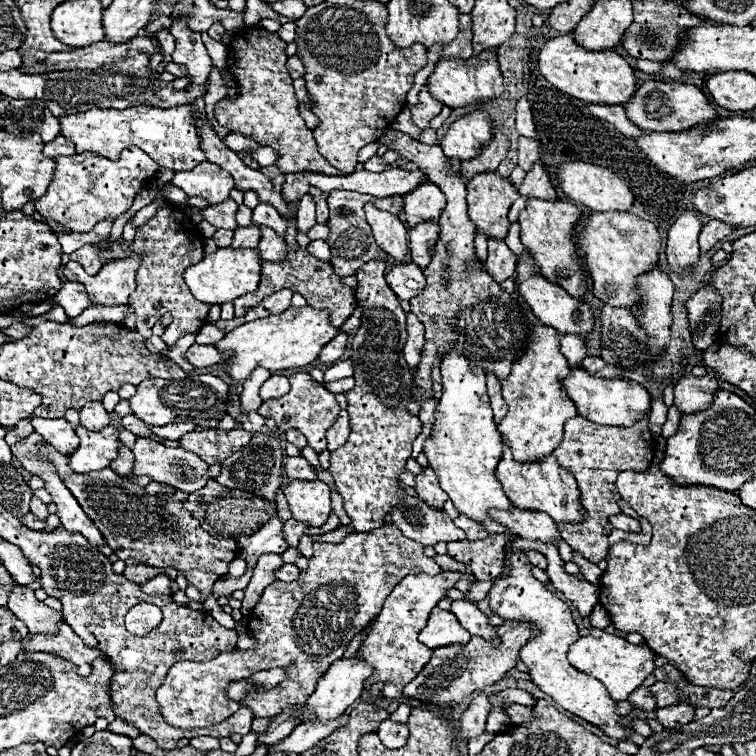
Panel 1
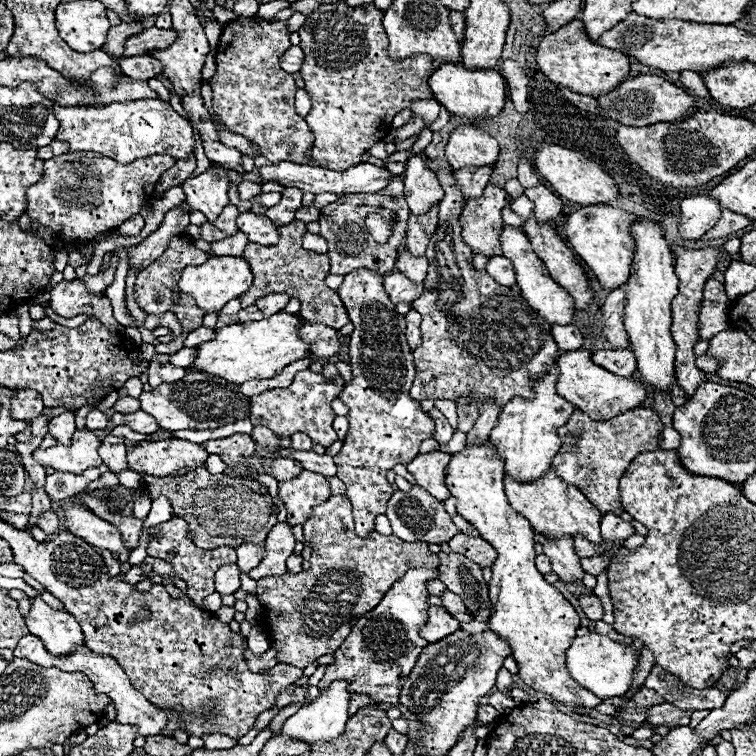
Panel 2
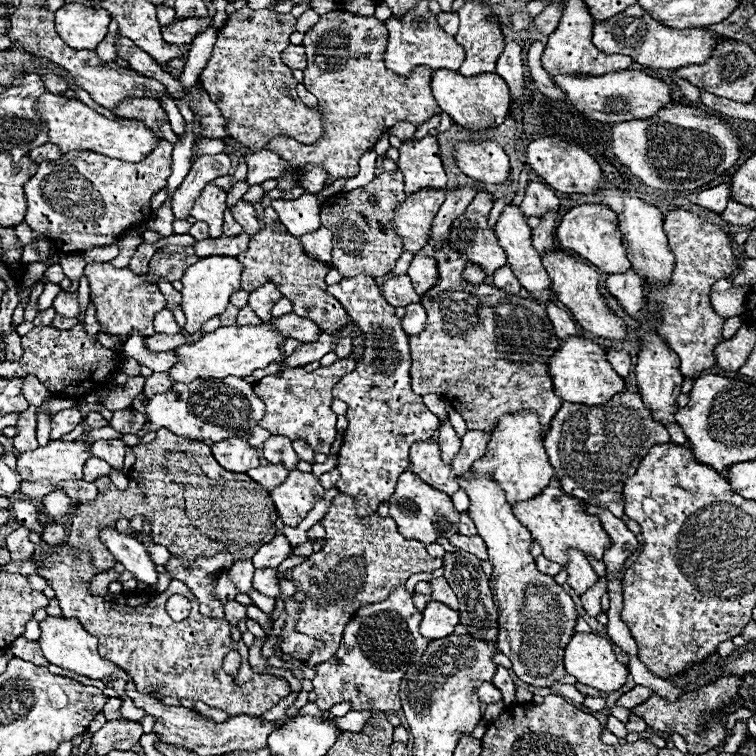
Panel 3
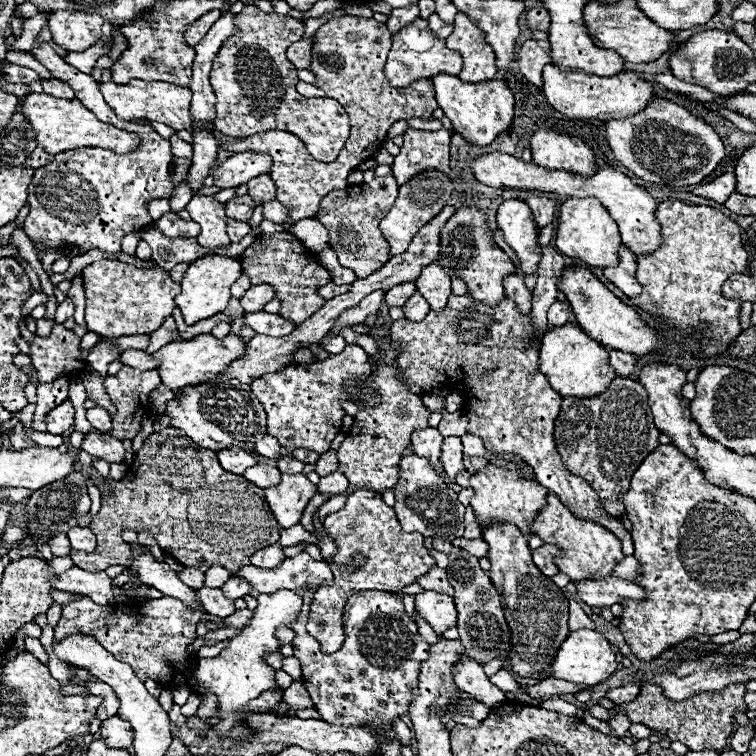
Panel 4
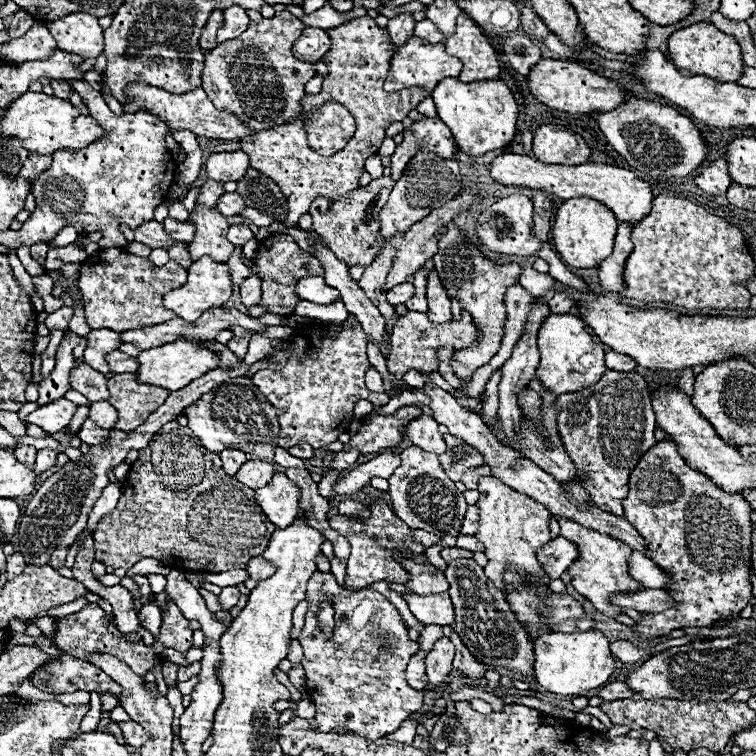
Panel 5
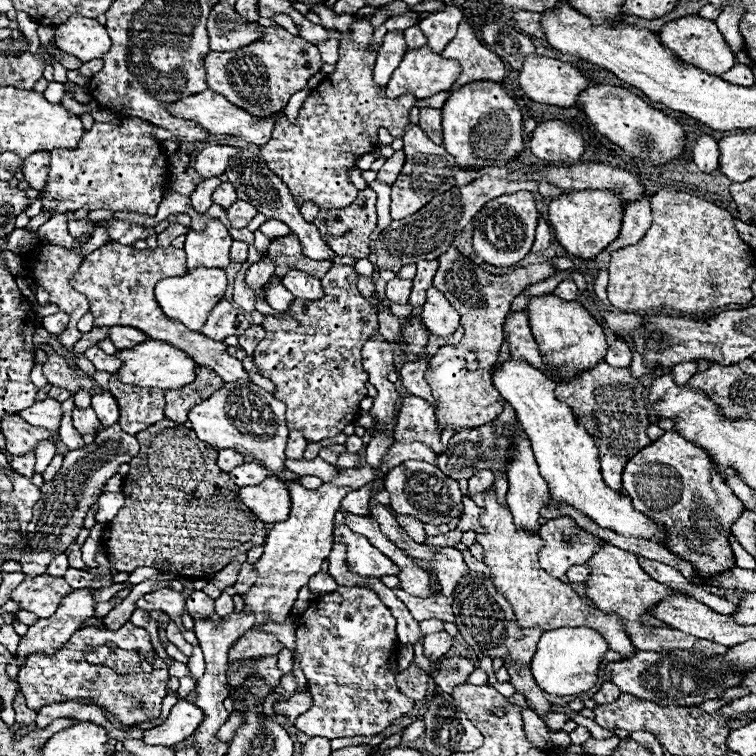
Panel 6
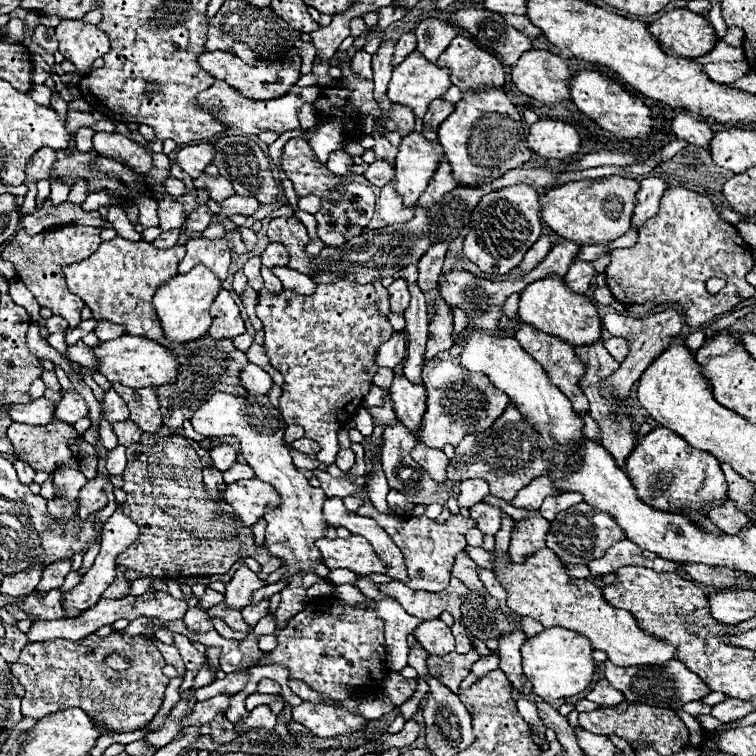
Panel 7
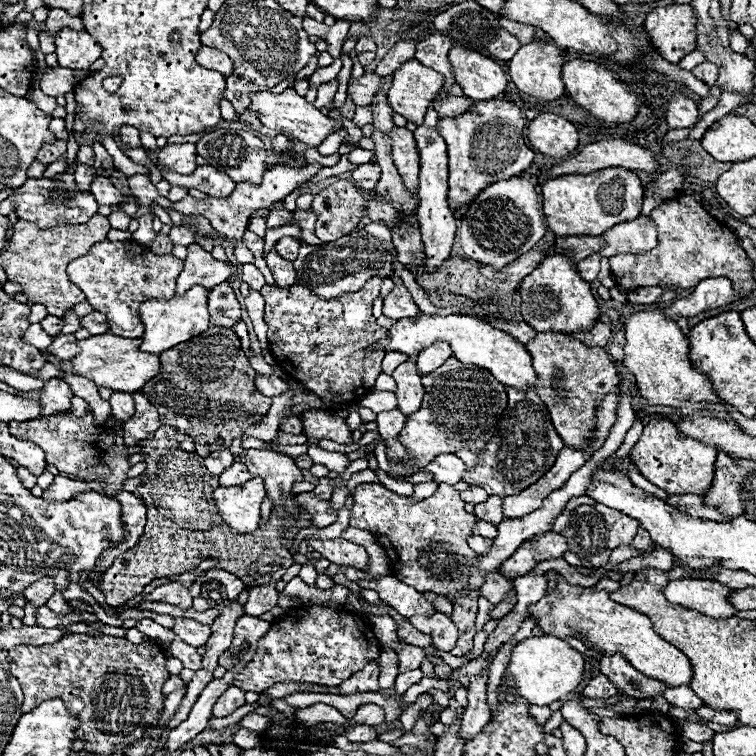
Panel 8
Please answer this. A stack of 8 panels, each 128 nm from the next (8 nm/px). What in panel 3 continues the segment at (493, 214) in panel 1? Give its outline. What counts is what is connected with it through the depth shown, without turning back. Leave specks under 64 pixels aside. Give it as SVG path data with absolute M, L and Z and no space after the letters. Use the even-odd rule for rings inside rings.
M480 192L480 194L470 202L470 206L466 208L466 212L464 212L464 214L452 224L452 228L450 228L450 242L452 242L452 246L456 248L456 252L464 254L470 264L476 264L478 268L482 268L482 270L486 272L488 282L490 282L492 274L494 274L498 268L506 266L506 252L498 246L498 240L496 240L496 236L494 236L494 230L488 226L488 214L490 214L492 204L494 204L494 202L492 202L490 194Z

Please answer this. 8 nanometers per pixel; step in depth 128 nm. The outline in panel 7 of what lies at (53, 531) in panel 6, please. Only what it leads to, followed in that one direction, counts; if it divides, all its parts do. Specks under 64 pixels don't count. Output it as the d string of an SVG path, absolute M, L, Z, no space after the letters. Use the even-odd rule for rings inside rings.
M130 420L116 422L116 424L112 424L112 428L114 428L114 434L118 436L118 444L130 446L130 444L134 444L134 442L140 440L140 430ZM58 468L54 472L58 498L48 500L48 512L52 516L68 516L78 508L78 492L86 484L86 476L78 468ZM28 568L24 572L16 572L14 576L8 576L2 580L2 594L10 596L10 598L22 598L28 596L32 592L32 588L36 588L36 584L40 582L42 576L42 568Z

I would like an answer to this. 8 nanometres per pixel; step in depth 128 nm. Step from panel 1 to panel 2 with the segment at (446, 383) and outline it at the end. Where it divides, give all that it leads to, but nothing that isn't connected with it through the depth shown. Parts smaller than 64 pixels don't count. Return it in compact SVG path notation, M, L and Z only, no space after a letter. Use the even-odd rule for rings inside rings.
M486 440L480 444L480 448L466 448L452 454L446 468L446 484L452 496L458 498L458 512L498 552L492 564L492 580L488 582L492 600L490 630L510 644L512 656L520 668L518 676L524 680L524 684L538 692L550 694L556 702L572 708L578 706L576 712L580 714L584 714L580 708L592 710L596 704L600 704L600 698L586 688L580 688L580 684L576 684L566 670L566 650L580 628L578 612L564 598L564 594L548 584L544 574L536 570L536 542L532 526L528 520L524 520L524 516L512 512L504 494L502 460L492 452L490 442Z

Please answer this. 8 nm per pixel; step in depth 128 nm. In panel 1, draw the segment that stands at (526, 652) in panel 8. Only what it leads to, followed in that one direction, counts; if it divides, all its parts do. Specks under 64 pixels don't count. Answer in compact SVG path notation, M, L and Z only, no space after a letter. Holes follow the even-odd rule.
M590 628L588 636L582 636L572 644L568 660L578 672L598 678L606 686L612 700L626 700L652 674L654 668L654 654L648 648L630 644L624 638L606 634L596 628Z

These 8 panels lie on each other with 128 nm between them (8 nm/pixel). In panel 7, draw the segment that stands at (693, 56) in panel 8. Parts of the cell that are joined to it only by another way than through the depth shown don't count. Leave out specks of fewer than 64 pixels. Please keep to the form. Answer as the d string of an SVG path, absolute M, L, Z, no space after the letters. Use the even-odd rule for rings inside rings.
M720 40L712 52L696 58L696 62L704 66L704 64L716 64L716 62L742 62L744 58L746 56L744 56L742 48L732 48L724 40Z

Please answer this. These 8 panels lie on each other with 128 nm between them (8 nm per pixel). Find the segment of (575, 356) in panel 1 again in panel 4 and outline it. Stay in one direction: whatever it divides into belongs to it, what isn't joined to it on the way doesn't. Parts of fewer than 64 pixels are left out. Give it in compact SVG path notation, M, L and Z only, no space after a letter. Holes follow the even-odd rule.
M556 300L556 302L550 306L550 310L548 310L548 326L550 326L550 328L552 328L552 326L562 326L562 324L568 322L568 318L570 318L568 304Z

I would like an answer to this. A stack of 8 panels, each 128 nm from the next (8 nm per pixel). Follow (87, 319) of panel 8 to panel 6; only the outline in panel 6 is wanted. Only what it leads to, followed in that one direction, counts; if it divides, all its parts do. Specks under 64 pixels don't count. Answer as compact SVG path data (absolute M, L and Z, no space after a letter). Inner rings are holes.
M110 326L108 338L116 348L130 348L132 344L140 344L140 340L148 338L144 332L132 328L132 326Z

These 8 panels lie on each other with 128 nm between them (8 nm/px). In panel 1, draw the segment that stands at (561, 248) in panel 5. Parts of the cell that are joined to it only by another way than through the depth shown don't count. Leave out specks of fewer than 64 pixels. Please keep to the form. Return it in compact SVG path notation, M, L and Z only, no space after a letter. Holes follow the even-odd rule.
M592 212L576 230L578 246L586 256L586 264L594 282L594 294L612 306L630 308L636 304L636 276L654 268L660 254L660 234L652 222L646 222L630 212Z

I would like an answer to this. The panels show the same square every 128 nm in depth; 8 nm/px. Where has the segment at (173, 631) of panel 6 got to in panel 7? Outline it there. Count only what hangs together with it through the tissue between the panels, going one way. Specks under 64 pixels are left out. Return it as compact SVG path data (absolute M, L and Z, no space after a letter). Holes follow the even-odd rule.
M174 634L174 646L178 648L184 664L186 664L186 670L192 670L192 672L198 672L206 660L204 654L200 654L192 642L184 636L184 634Z

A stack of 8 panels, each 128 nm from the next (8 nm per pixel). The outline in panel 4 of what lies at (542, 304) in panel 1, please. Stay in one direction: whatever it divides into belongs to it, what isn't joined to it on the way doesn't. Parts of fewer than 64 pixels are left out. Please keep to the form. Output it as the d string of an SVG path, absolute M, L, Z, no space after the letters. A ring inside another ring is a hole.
M506 200L496 210L496 226L504 242L516 252L524 274L532 274L542 258L538 244L538 228L532 220L532 210L522 200Z

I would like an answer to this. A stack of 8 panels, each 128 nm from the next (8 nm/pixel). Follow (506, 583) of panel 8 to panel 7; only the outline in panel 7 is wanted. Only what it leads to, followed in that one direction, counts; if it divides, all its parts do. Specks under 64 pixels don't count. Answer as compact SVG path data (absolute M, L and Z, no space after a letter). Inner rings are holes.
M460 552L460 556L456 556L456 564L454 564L452 576L460 578L466 586L470 586L472 592L478 592L480 596L486 596L486 588L480 582L480 576L476 572L476 564L464 552Z

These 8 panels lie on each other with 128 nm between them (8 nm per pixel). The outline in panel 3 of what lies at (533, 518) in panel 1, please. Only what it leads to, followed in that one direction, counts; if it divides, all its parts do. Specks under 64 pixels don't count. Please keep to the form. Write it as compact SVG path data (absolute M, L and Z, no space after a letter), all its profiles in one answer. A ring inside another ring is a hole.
M570 552L568 556L570 562L568 568L564 568L568 572L568 584L572 590L576 590L576 594L584 594L598 582L598 574L592 570L588 558L582 552Z

